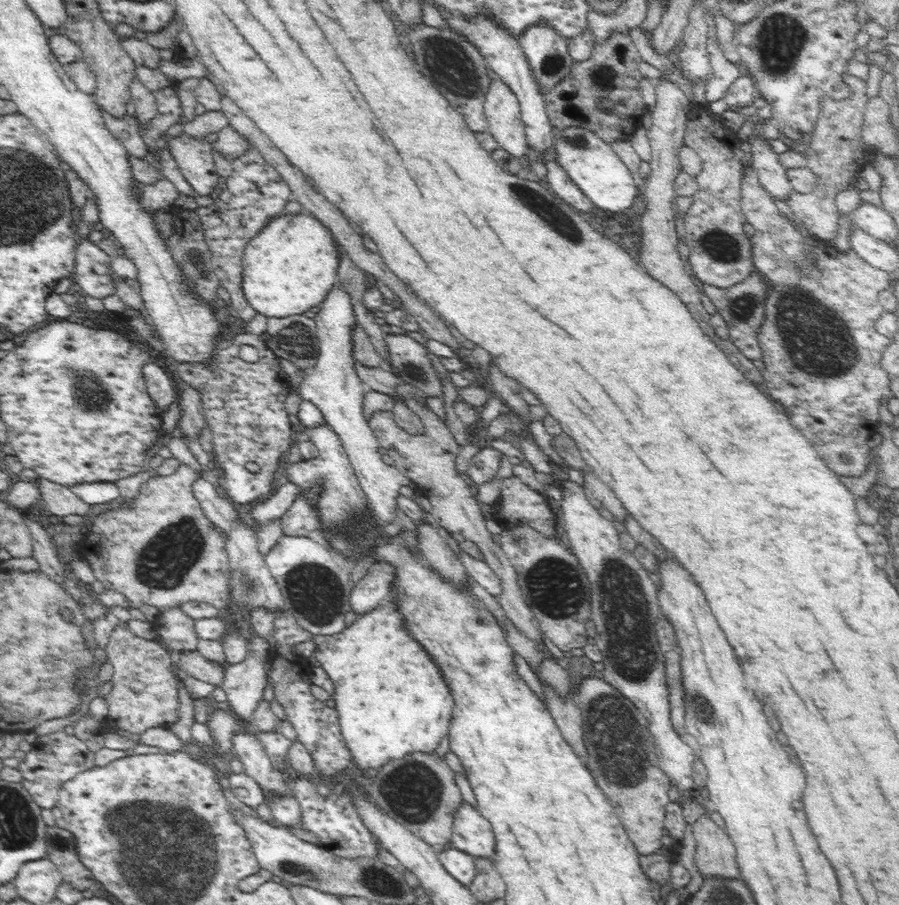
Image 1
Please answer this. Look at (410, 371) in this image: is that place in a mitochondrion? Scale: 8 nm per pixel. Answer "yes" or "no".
yes

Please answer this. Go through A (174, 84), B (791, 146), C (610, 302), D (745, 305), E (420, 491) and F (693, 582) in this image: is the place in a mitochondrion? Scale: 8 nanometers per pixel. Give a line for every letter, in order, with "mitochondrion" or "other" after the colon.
A: other
B: other
C: other
D: mitochondrion
E: other
F: other

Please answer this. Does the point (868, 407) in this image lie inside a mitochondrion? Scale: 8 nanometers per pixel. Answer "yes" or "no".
no

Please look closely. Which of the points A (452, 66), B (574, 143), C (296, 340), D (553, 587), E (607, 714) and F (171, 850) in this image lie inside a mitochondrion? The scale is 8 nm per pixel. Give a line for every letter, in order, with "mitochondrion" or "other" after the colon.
A: mitochondrion
B: mitochondrion
C: mitochondrion
D: mitochondrion
E: mitochondrion
F: mitochondrion

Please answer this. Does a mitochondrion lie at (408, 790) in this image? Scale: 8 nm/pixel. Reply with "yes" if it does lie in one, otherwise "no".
yes

